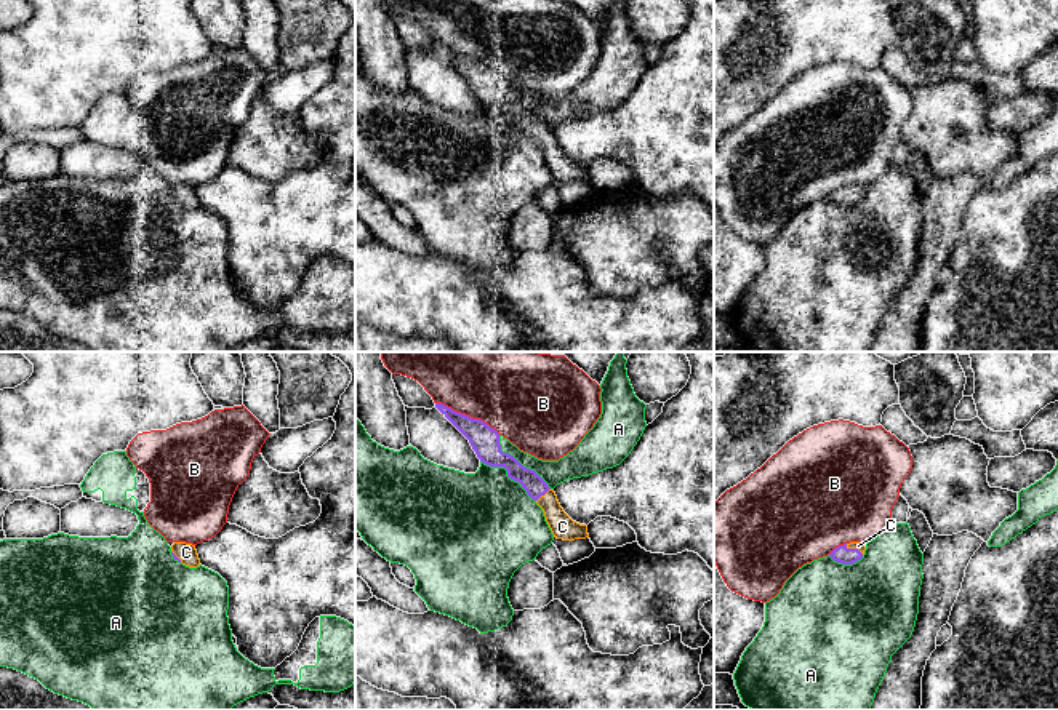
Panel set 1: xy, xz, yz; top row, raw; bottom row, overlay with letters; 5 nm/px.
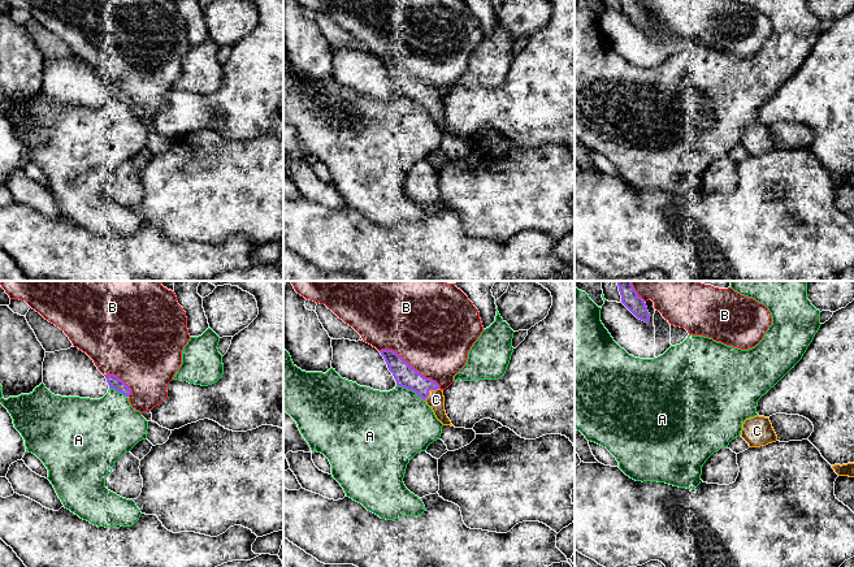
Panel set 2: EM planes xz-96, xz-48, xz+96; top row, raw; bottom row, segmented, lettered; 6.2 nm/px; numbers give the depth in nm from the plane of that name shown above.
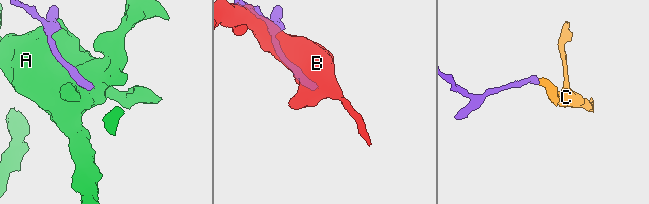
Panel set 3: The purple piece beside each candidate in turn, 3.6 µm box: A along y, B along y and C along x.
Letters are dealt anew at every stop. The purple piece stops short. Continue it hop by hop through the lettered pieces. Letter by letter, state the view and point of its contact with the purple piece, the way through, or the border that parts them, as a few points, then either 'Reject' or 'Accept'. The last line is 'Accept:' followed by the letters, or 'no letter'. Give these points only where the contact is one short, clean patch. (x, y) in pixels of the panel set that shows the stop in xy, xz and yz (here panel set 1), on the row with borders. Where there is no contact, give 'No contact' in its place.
A: Touches purple at xz (517, 461). Reject
B: Touches purple at xz (468, 416). Reject
C: Touches purple at xz (543, 494). Path across: xz (535, 486), (543, 494), (562, 526). Accept
Accept: C

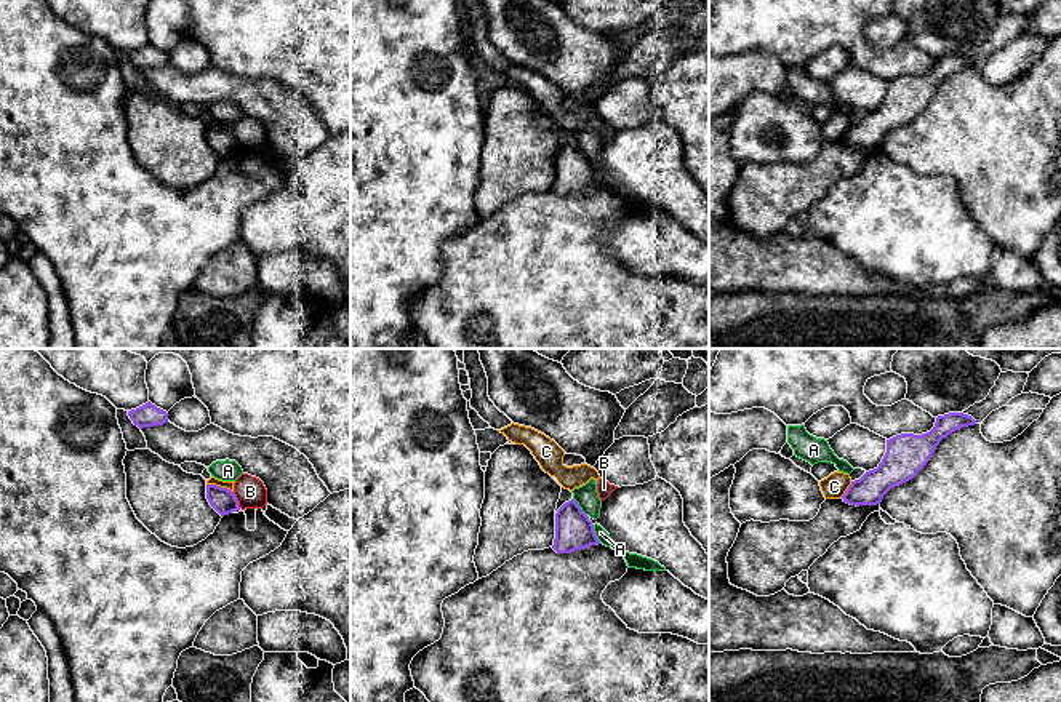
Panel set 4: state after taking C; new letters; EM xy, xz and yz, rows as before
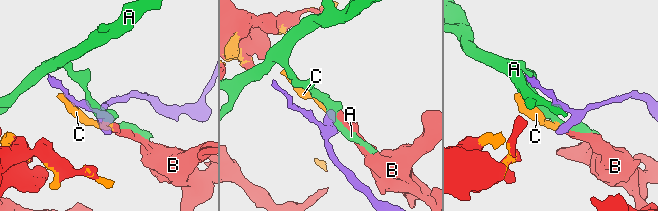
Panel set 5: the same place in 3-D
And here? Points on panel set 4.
A: Touches purple at xz (594, 534). Boundary: xz (592, 525), (594, 534), (600, 542). Reject
B: Touches purple at xy (236, 499). Reject
C: Touches purple at xy (220, 486). Boundary: xy (207, 483), (226, 486), (232, 491). Reject
Accept: no letter

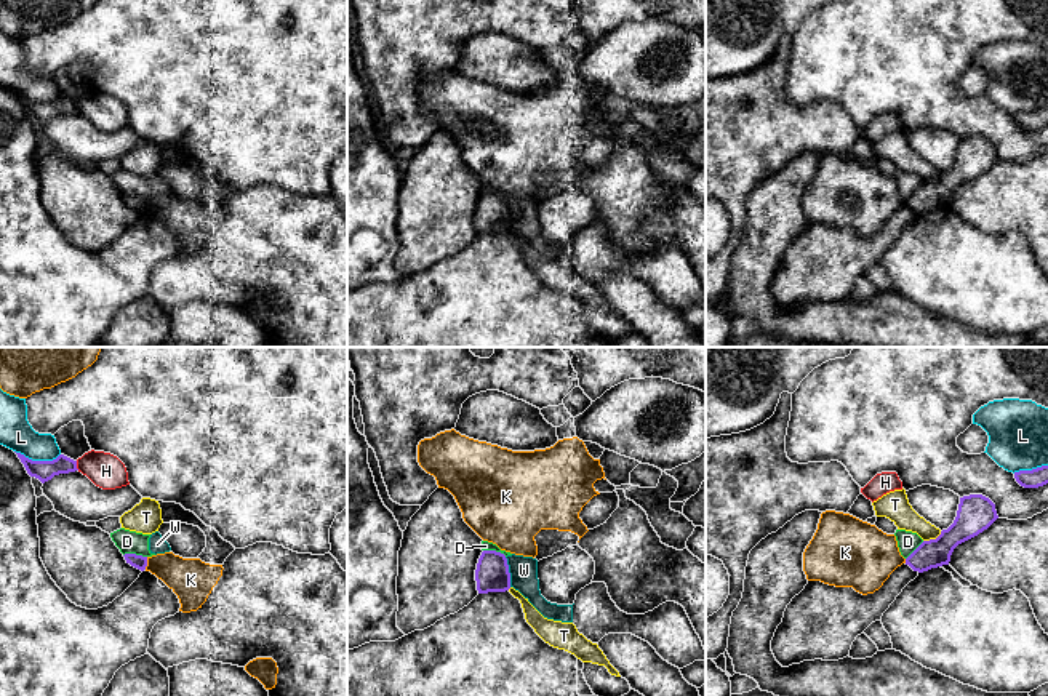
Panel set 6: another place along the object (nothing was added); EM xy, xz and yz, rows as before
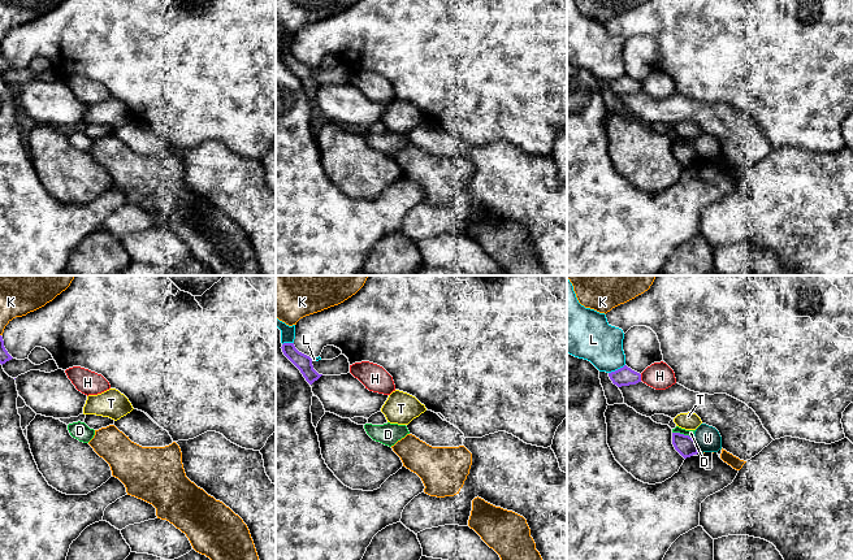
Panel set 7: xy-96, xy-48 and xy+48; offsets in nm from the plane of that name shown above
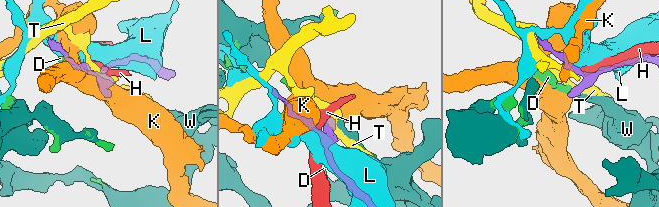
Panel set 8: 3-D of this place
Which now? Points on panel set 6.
D: Touches purple at xy (135, 554). Boundary: xy (124, 554), (141, 554), (146, 557). Reject
H: Touches purple at xy (76, 466). Boundary: xy (76, 461), (79, 469). Reject
K: Touches purple at xy (146, 564). Reject
L: Touches purple at xy (37, 461). Reject
T: Touches purple at yz (932, 540). Boundary: yz (941, 532), (935, 538), (924, 541). Reject
W: Touches purple at xz (508, 572). Reject
Accept: no letter

